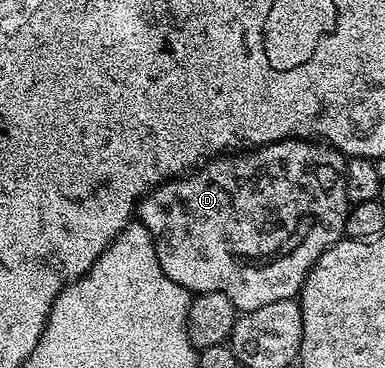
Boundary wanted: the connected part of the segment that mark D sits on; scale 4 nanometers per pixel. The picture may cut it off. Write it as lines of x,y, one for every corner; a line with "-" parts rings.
282,139
280,143
266,143
264,147
253,147
240,150
238,153
224,153
210,161
204,162
194,173
186,177
176,177
159,184
147,192
137,204
138,222
149,229
153,237
153,245
157,249
157,261
161,261
161,269
165,269
165,277
169,281
177,281
187,291
216,291
225,293
229,301
233,301
236,312
242,313
261,309
261,305
273,305
273,301
295,299
303,287
307,271
333,244
344,238
347,229
347,212
349,204
345,193
345,173
347,159
335,147
325,141
309,139

